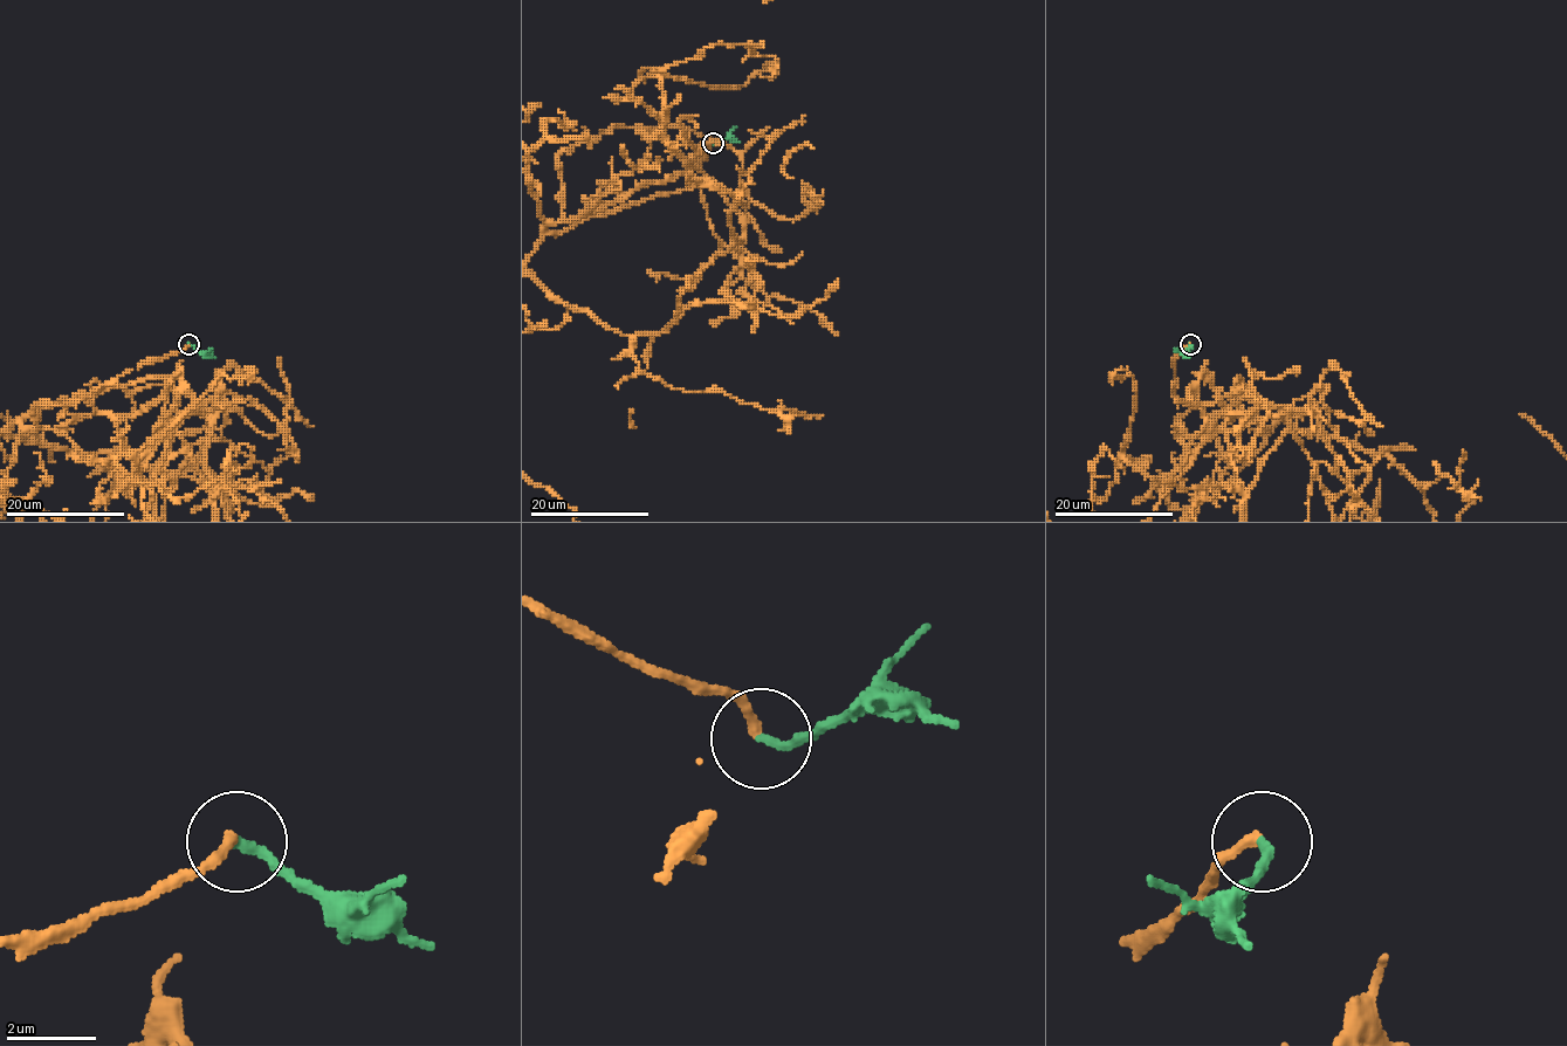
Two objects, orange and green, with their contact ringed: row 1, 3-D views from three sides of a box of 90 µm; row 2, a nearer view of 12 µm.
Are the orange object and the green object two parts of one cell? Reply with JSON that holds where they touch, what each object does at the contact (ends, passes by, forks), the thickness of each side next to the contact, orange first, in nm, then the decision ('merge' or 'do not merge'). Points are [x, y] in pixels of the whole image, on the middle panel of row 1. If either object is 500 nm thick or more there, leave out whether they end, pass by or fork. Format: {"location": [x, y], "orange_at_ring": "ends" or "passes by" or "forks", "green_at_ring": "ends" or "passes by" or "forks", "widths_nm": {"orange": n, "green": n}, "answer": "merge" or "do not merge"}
{"location": [713, 143], "orange_at_ring": "ends", "green_at_ring": "ends", "widths_nm": {"orange": 220, "green": 200}, "answer": "merge"}

